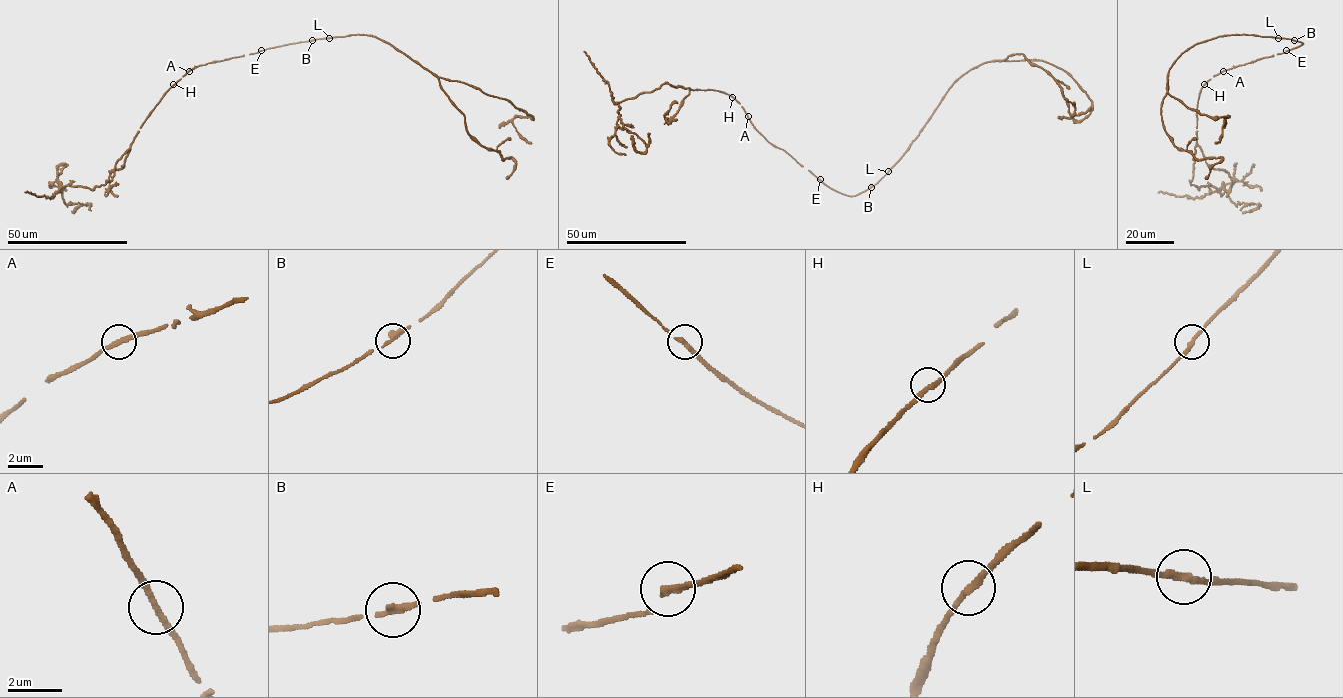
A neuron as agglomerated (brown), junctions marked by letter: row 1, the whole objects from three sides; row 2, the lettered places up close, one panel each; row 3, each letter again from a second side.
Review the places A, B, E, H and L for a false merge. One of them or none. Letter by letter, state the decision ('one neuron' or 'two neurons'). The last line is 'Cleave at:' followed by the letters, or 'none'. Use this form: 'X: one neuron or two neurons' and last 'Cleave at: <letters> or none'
A: one neuron
B: one neuron
E: one neuron
H: one neuron
L: one neuron
Cleave at: none

